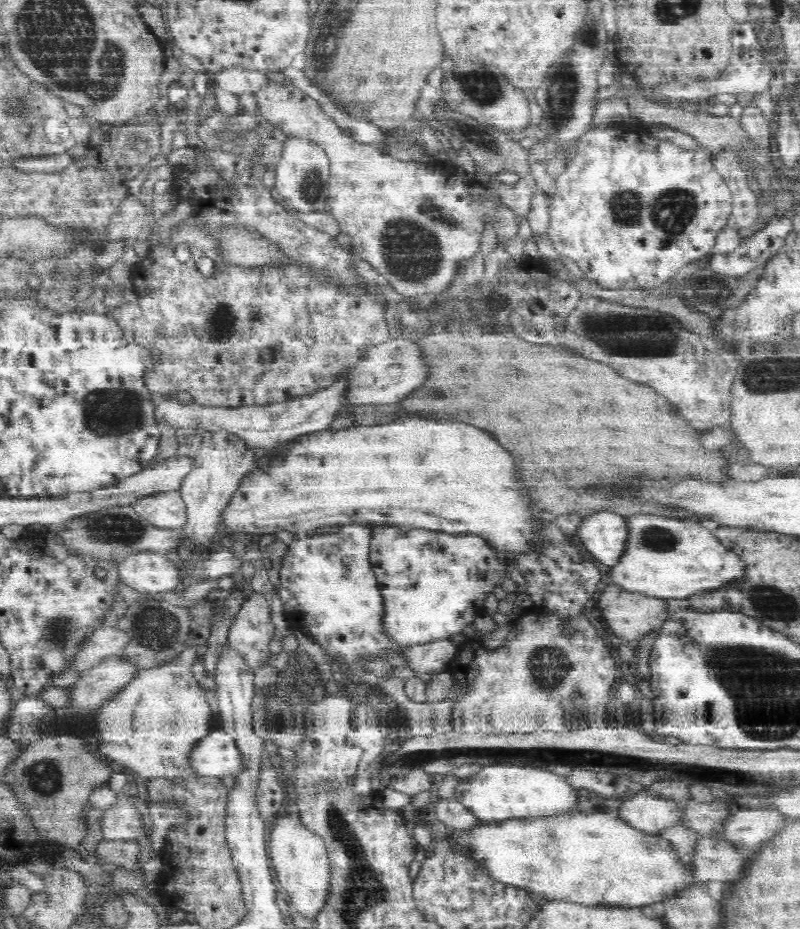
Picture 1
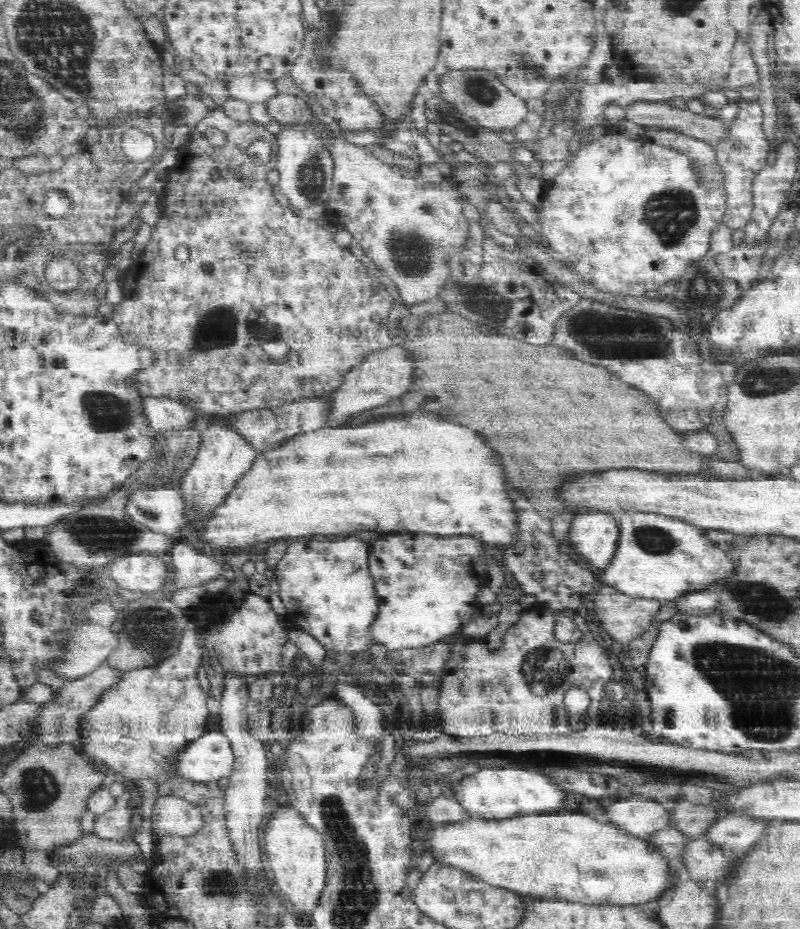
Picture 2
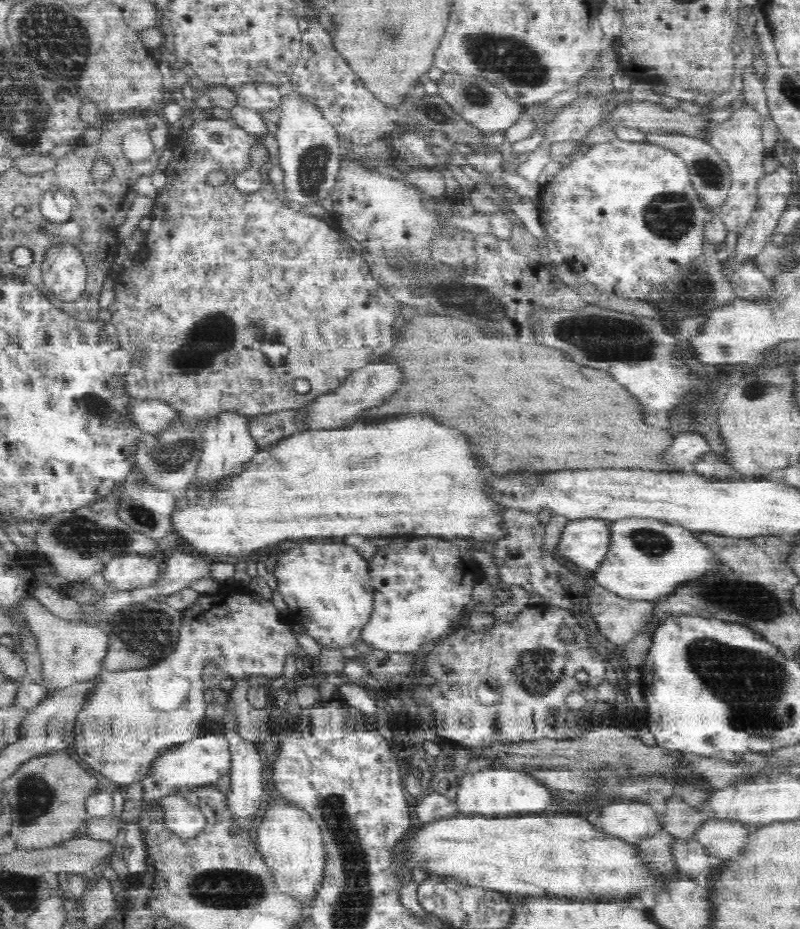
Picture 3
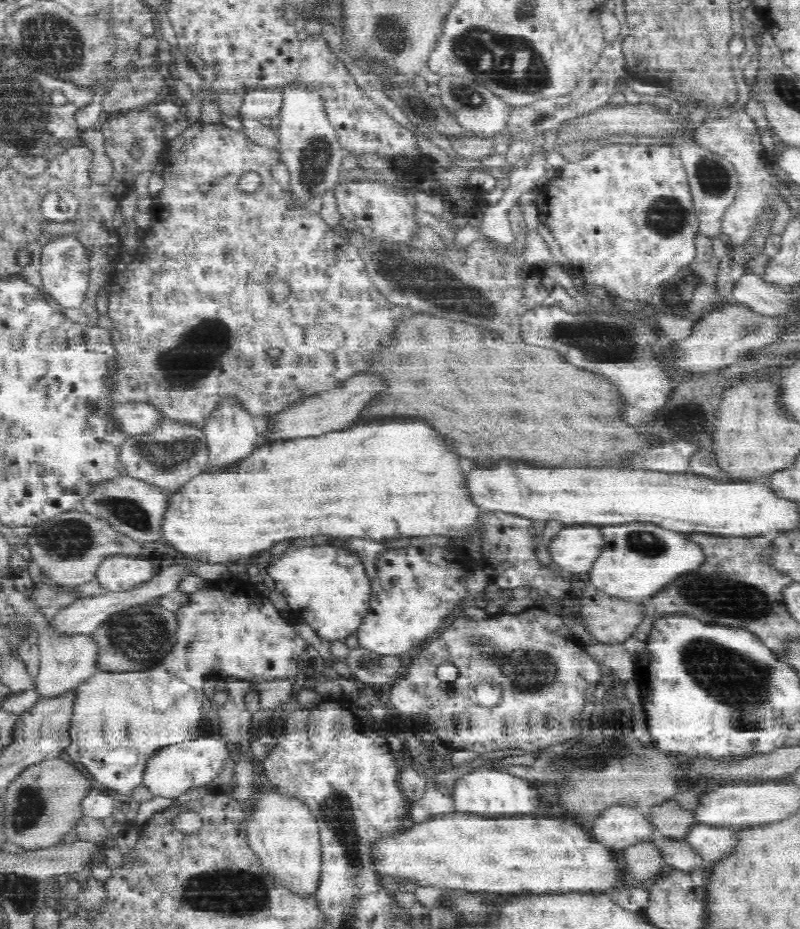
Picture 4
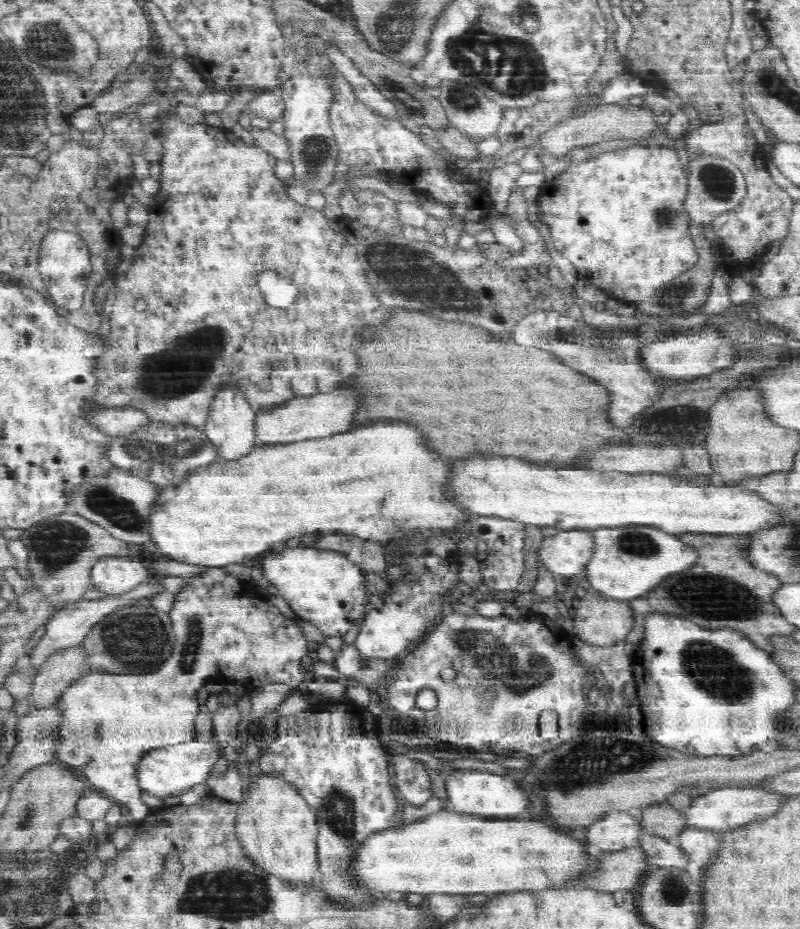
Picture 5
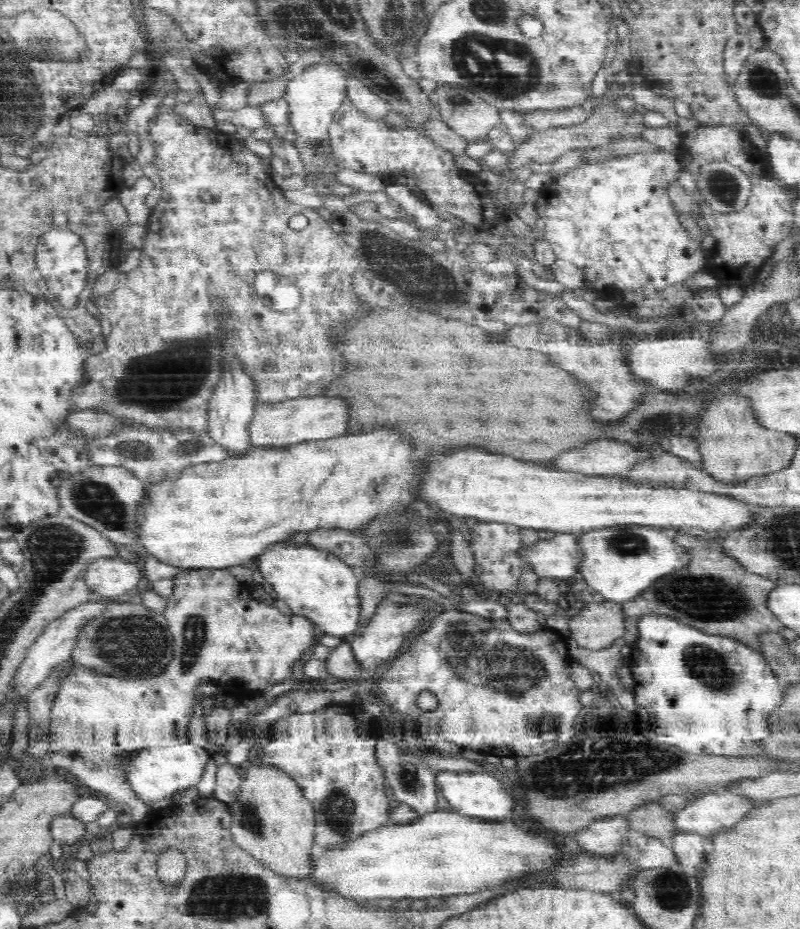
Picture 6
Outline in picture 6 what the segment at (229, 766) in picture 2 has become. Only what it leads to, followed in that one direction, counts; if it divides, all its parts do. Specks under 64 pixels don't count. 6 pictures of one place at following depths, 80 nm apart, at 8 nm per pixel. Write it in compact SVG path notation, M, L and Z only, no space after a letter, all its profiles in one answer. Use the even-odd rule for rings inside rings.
M190 741L178 746L154 747L140 751L138 756L132 759L133 764L129 768L130 785L134 786L134 791L142 801L162 801L179 791L197 786L213 755L213 752L208 751L208 746L196 746Z

